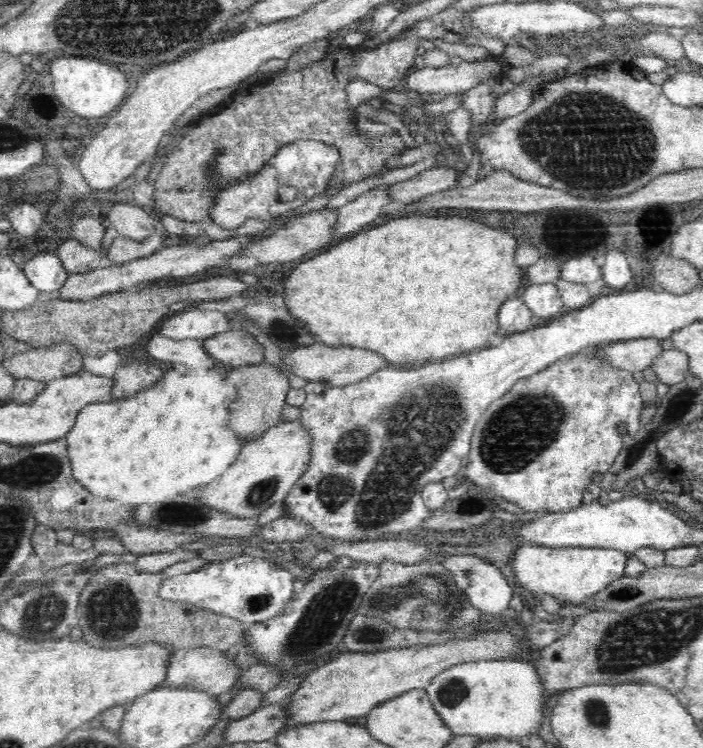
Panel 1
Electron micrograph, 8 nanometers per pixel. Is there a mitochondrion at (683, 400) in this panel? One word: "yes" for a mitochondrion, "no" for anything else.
yes

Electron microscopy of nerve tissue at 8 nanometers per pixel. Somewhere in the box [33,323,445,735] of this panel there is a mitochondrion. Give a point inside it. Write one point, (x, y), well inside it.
(322, 618)

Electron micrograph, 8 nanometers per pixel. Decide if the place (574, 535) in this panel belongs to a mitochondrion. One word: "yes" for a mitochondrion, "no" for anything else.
no

